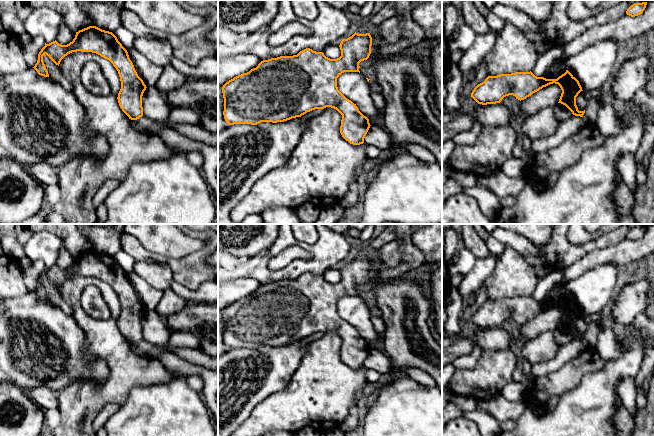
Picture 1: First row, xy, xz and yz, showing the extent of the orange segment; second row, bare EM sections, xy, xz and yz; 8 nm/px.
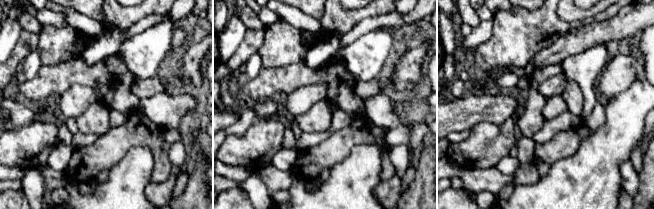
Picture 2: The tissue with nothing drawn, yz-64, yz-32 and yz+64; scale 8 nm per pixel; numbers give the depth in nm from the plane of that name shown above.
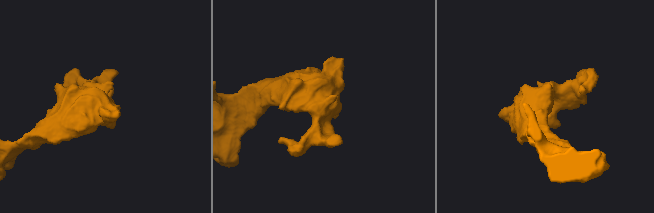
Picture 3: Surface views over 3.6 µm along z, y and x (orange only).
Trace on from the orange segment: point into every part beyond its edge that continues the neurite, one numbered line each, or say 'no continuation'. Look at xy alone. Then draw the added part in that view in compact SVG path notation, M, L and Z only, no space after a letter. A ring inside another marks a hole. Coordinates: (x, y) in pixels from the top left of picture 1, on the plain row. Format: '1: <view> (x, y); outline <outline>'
no continuation

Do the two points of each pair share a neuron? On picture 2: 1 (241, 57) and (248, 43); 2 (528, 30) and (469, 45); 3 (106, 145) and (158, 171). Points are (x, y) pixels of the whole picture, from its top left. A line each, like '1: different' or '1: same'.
1: same
2: different
3: same

